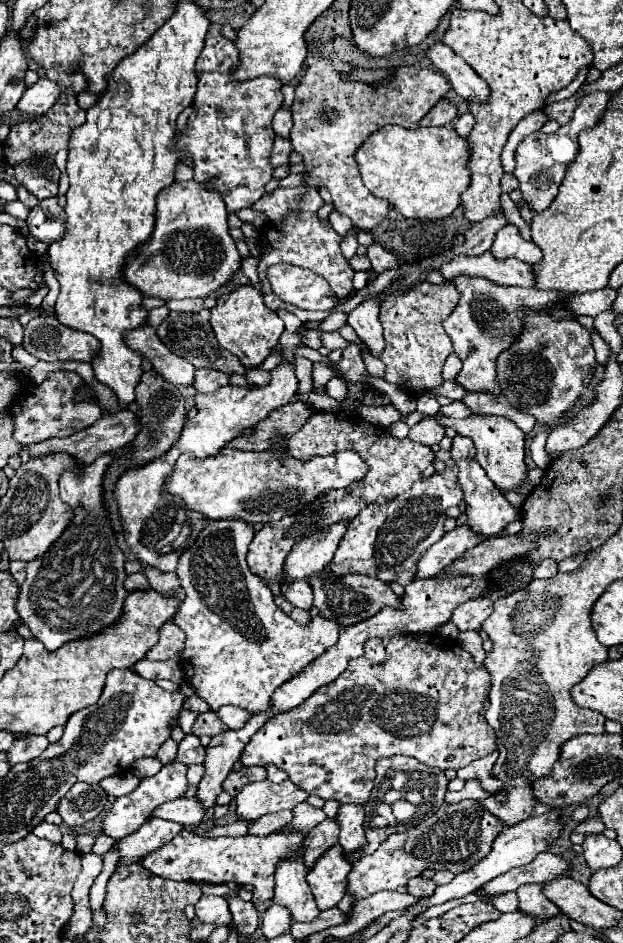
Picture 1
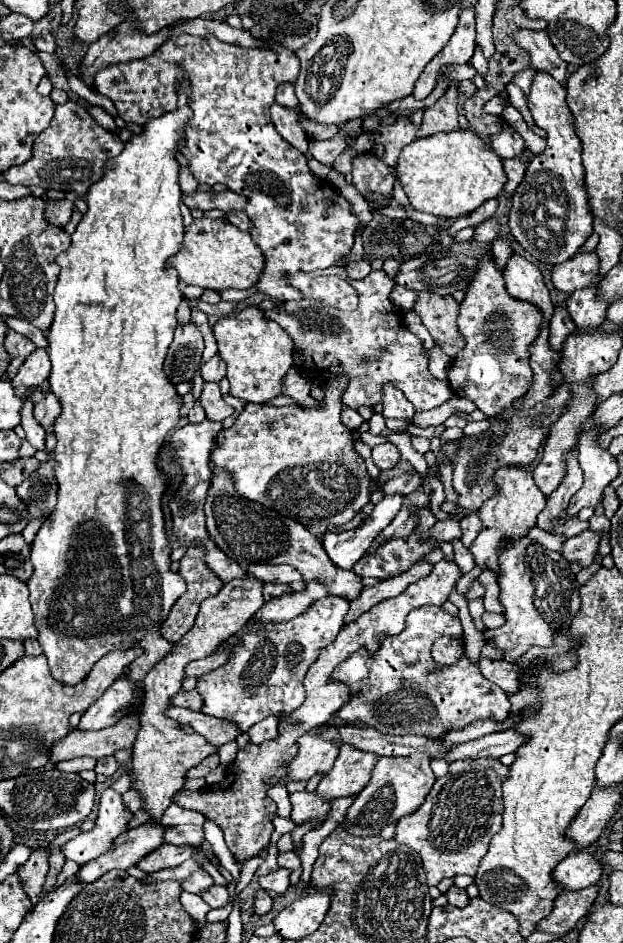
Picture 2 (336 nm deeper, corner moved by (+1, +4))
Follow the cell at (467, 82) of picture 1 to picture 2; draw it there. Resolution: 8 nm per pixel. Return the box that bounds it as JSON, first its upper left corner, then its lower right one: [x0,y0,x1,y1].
[489,121,525,159]

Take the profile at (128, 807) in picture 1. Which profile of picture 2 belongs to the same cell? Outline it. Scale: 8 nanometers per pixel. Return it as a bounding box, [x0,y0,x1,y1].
[63,787,133,865]

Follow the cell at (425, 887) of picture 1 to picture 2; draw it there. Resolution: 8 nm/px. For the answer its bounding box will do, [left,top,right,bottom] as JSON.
[445,887,469,907]

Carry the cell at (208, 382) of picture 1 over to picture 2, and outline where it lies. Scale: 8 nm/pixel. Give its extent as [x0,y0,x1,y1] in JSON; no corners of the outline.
[201,355,225,383]

